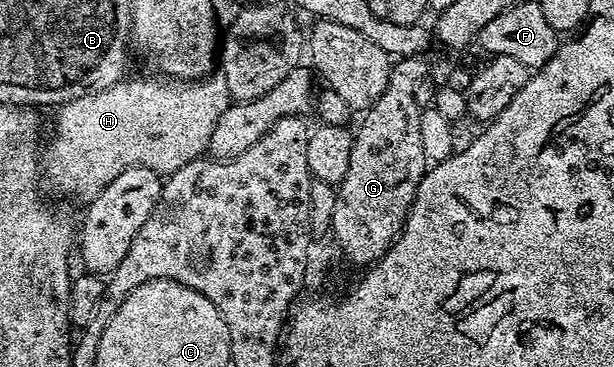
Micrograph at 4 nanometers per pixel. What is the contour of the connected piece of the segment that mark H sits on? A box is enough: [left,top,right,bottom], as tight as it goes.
[46,79,230,203]

